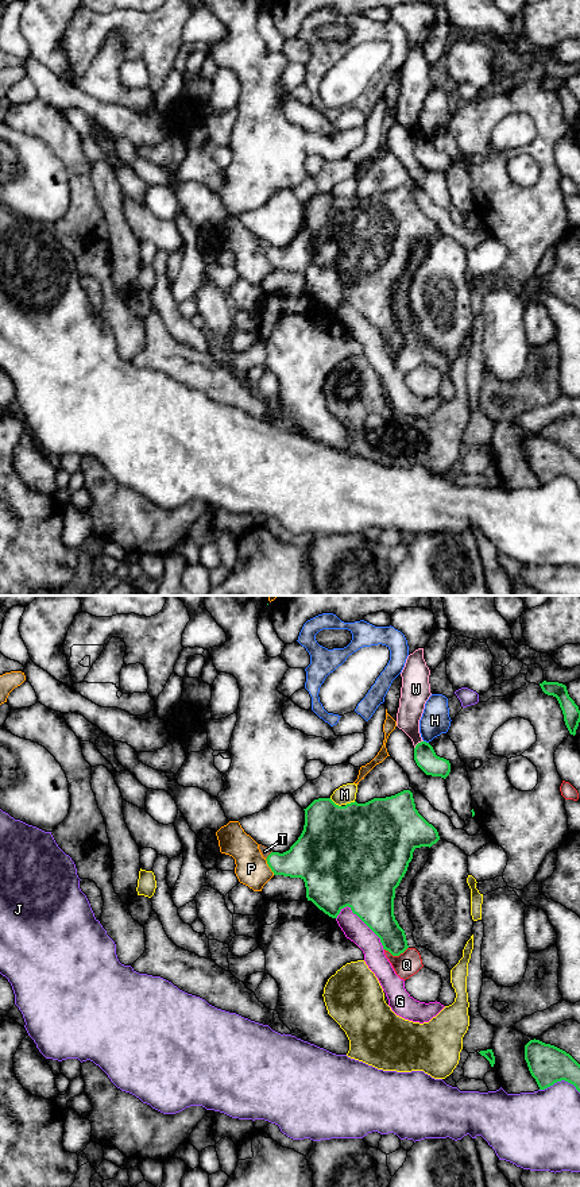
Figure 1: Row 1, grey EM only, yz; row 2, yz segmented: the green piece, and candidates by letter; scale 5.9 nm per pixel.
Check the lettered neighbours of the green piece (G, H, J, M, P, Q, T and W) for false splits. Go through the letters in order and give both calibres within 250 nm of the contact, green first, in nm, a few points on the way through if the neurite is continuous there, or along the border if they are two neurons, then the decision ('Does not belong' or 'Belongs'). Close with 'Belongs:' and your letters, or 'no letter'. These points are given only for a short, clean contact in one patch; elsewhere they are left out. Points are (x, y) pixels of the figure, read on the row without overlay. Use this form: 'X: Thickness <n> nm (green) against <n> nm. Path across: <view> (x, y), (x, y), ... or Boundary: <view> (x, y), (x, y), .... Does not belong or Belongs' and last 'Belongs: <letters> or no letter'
G: Thickness 360 nm (green) against 140 nm. Does not belong
H: Thickness 130 nm (green) against 170 nm. Does not belong
J: Thickness 240 nm (green) against 380 nm. Does not belong
M: Thickness 460 nm (green) against 110 nm. Does not belong
P: Thickness 260 nm (green) against 190 nm. Does not belong
Q: Thickness 180 nm (green) against 150 nm. Does not belong
T: Thickness 280 nm (green) against 50 nm. Path across: yz (310, 253), (274, 254), (269, 250), (265, 246). Belongs
W: Thickness 130 nm (green) against 160 nm. Boundary: yz (422, 135), (414, 143). Does not belong
Belongs: T

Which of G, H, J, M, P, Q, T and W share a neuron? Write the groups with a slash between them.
G / H / J / M / P / Q / T / W

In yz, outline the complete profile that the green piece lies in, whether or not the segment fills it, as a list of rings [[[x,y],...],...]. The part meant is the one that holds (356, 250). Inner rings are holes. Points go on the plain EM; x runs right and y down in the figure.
[[[403,185],[366,199],[336,200],[330,193],[314,194],[305,205],[305,220],[289,246],[279,248],[259,239],[274,270],[301,273],[306,293],[332,313],[349,302],[379,334],[393,351],[409,340],[405,325],[394,311],[395,284],[405,271],[415,243],[440,235],[437,224],[415,204],[413,188]]]

